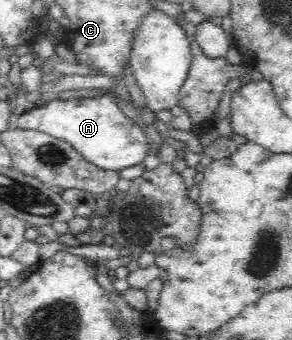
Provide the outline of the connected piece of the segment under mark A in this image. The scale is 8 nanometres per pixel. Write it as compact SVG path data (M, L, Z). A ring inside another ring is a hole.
M111 95L90 98L53 99L45 106L34 106L17 118L19 128L39 130L71 144L85 160L103 170L119 172L148 158L150 143L141 127L129 120Z

